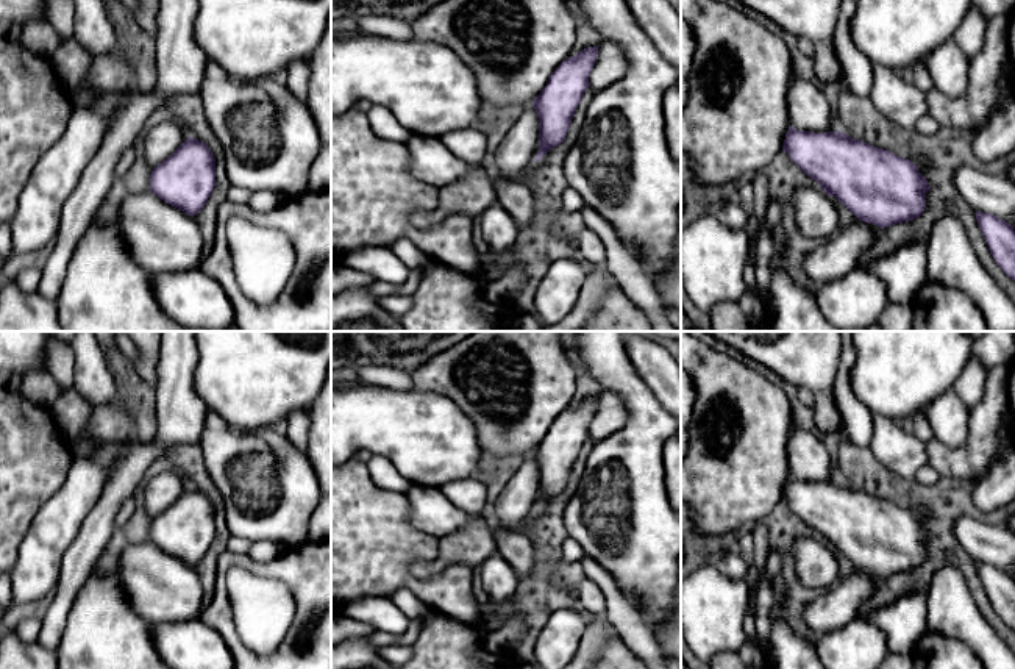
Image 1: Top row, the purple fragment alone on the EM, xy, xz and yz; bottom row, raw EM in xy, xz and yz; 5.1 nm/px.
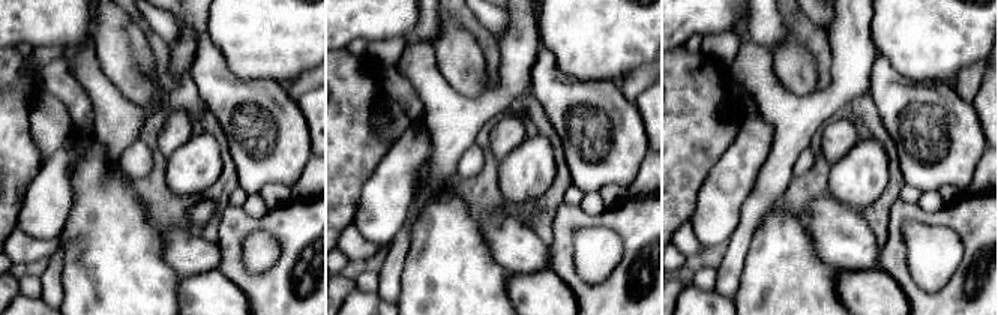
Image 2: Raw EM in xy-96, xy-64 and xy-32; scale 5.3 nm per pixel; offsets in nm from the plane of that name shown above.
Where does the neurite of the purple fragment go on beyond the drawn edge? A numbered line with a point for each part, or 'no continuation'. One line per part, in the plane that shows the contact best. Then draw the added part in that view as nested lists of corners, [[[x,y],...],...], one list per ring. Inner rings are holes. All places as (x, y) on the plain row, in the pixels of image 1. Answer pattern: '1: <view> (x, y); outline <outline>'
1: xz (517, 500); outline [[[531,455],[520,464],[495,502],[497,530],[503,533],[520,531],[525,519],[534,513],[537,500],[539,467]]]

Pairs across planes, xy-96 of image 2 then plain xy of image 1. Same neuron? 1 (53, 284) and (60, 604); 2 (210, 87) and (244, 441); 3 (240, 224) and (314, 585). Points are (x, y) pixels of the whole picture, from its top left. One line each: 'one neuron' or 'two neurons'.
1: one neuron
2: one neuron
3: one neuron

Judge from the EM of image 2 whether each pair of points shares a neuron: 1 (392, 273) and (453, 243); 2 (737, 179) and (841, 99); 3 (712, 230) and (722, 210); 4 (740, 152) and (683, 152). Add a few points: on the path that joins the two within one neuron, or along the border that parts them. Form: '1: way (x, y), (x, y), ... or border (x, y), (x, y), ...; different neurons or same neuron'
1: border (411, 233), (399, 296), (396, 299); different neurons
2: border (766, 120), (772, 128), (772, 149), (752, 189); different neurons
3: way (713, 225), (718, 215); same neuron
4: border (743, 122), (739, 134), (704, 182); different neurons

